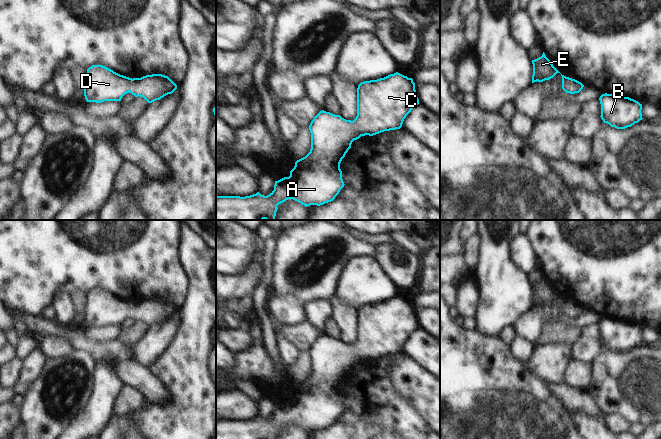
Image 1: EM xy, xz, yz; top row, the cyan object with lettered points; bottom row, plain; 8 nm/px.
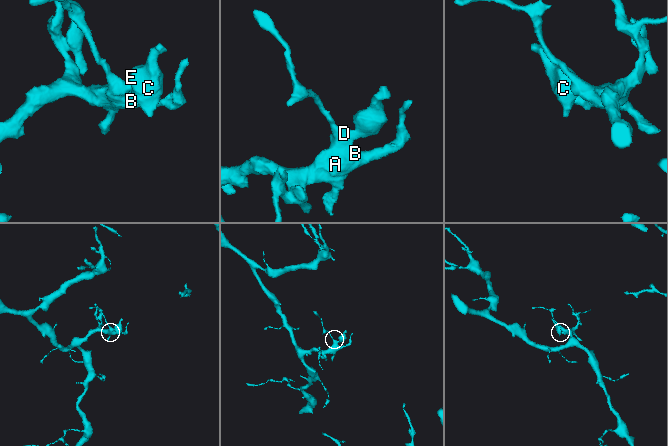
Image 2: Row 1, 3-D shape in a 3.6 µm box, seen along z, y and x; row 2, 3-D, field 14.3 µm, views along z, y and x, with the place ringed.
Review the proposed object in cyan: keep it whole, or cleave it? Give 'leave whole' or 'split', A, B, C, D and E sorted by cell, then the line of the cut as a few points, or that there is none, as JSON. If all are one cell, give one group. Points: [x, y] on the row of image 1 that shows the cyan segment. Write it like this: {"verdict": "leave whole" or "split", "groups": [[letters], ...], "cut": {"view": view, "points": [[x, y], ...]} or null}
{"verdict": "leave whole", "groups": [["A", "B", "C", "D", "E"]], "cut": null}

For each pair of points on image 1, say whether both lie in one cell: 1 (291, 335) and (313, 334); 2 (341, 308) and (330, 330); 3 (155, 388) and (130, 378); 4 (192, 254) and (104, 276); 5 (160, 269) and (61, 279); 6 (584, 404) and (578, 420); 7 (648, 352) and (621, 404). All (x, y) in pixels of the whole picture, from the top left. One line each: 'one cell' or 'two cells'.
1: one cell
2: two cells
3: one cell
4: two cells
5: one cell
6: two cells
7: one cell

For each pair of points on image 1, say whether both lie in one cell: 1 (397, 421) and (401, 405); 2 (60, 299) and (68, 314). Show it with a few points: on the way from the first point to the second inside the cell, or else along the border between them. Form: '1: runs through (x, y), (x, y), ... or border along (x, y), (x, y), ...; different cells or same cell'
1: runs through (397, 417), (397, 409); same cell
2: runs through (61, 303), (64, 310); same cell

